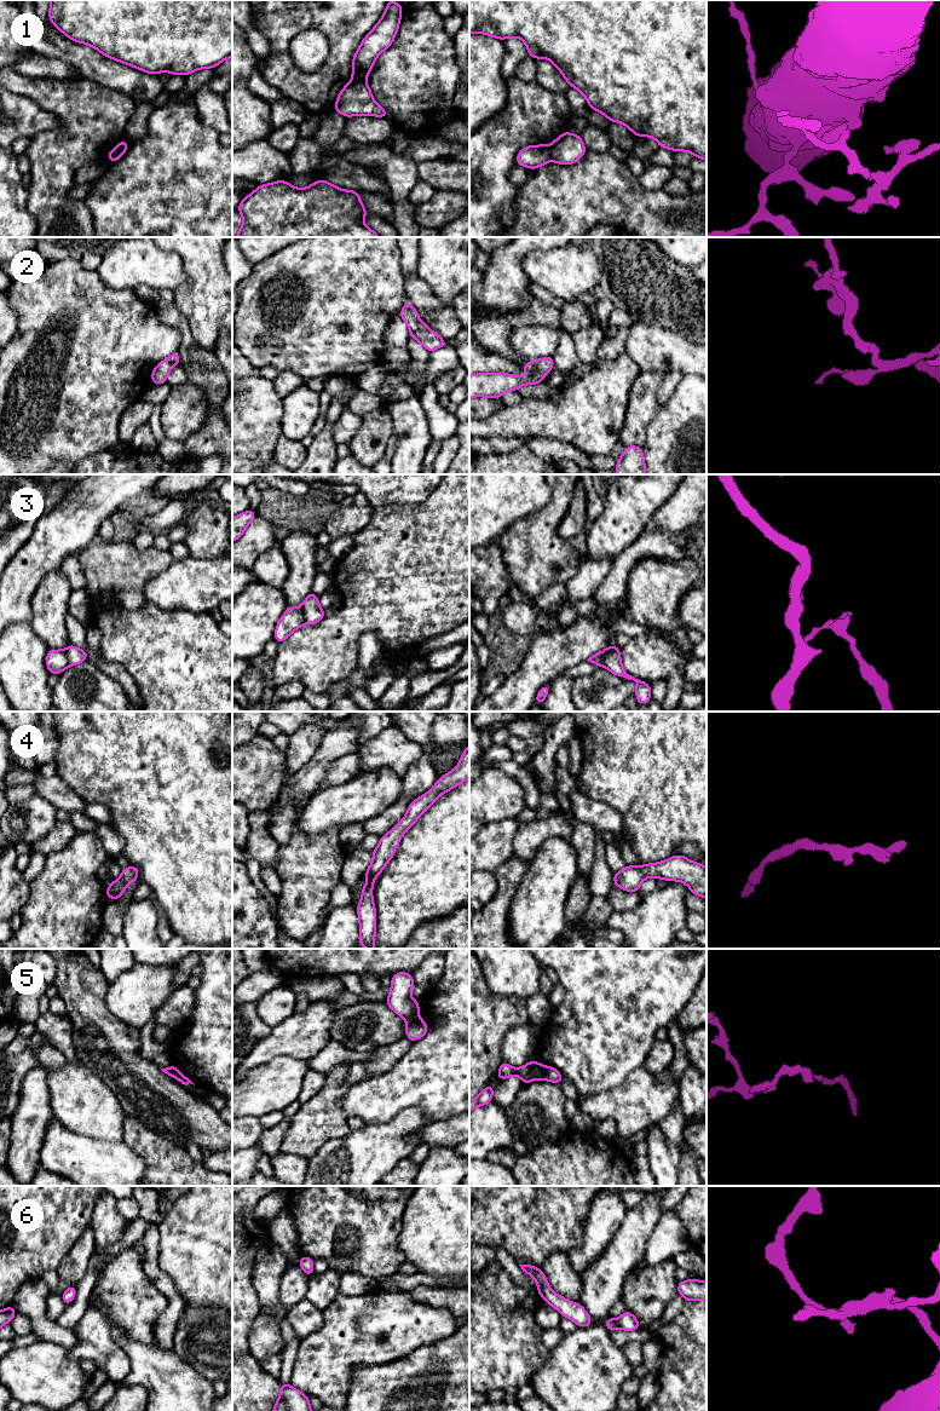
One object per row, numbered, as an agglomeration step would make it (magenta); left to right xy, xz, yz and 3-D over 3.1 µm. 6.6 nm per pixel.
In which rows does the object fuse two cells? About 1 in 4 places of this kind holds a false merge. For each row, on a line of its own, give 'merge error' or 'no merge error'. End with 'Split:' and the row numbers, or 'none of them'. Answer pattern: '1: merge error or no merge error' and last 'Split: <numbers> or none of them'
1: merge error
2: no merge error
3: merge error
4: no merge error
5: merge error
6: no merge error
Split: 1, 3, 5

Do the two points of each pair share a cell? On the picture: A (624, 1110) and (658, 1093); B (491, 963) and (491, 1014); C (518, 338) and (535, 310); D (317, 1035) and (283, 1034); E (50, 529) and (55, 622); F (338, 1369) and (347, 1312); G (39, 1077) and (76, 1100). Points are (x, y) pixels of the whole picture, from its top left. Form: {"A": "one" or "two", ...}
{"A": "one", "B": "two", "C": "two", "D": "one", "E": "two", "F": "one", "G": "two"}

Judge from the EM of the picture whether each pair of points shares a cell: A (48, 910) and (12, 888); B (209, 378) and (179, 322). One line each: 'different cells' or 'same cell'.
A: different cells
B: same cell

